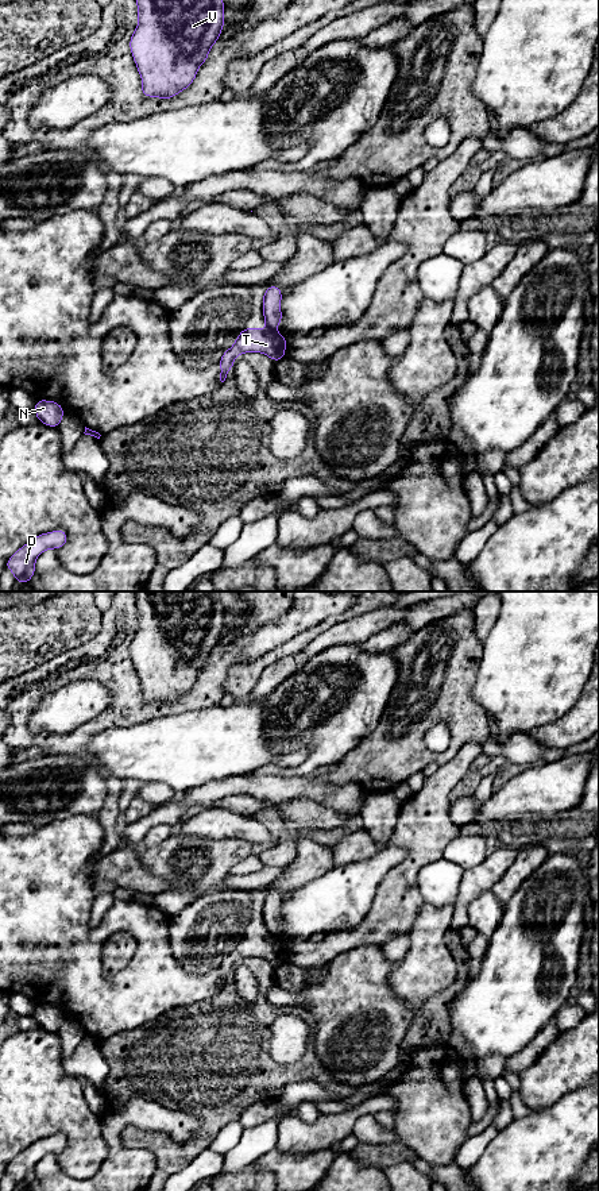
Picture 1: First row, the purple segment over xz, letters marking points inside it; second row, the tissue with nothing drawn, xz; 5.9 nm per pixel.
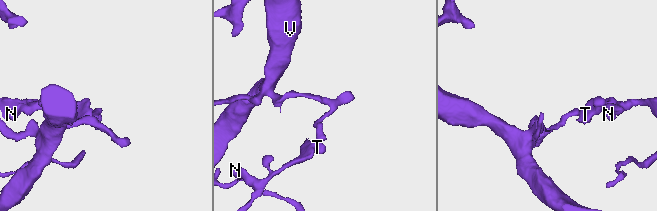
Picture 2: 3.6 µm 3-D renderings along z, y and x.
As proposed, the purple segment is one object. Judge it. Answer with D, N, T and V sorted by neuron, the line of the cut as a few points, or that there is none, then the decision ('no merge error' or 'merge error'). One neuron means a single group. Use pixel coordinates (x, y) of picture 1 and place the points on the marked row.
D N T / V; cut in xz along (269, 327), (274, 330); merge error

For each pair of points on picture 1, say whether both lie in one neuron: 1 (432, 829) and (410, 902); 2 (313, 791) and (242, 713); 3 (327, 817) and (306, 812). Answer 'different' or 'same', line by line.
1: same
2: different
3: same

